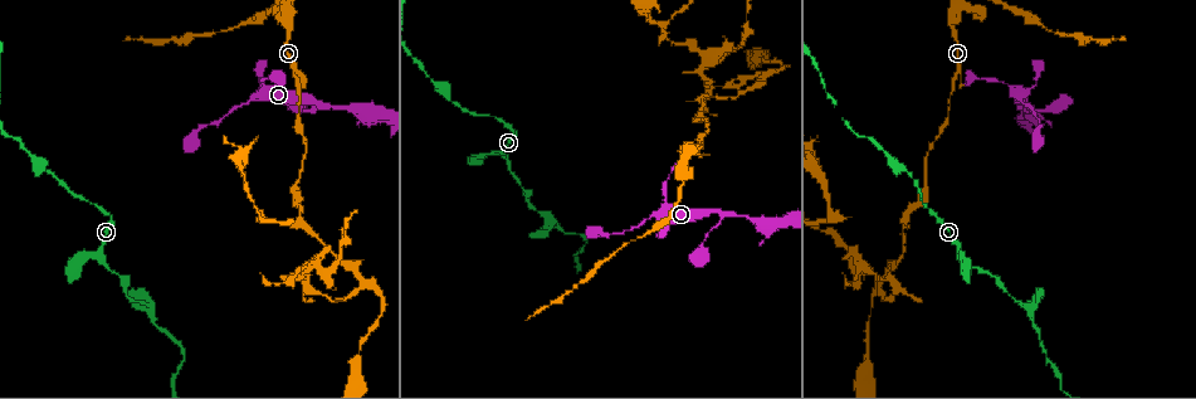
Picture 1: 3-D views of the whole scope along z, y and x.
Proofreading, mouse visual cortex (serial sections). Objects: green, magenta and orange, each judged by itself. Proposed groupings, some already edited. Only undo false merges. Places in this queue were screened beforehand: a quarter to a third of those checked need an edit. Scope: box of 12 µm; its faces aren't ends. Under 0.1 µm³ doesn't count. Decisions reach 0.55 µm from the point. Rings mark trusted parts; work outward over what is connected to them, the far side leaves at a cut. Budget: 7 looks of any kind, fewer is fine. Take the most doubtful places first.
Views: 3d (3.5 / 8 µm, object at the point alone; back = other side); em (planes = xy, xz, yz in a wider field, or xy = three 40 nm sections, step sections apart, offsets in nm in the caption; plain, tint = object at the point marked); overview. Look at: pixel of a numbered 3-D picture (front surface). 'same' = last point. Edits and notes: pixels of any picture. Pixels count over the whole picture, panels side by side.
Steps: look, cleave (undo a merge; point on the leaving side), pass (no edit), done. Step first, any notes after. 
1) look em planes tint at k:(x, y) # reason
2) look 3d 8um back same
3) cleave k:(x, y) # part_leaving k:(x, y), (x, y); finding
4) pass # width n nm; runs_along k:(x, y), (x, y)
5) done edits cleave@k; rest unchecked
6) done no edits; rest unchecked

look 3d 3.5um at 1:(724, 217)

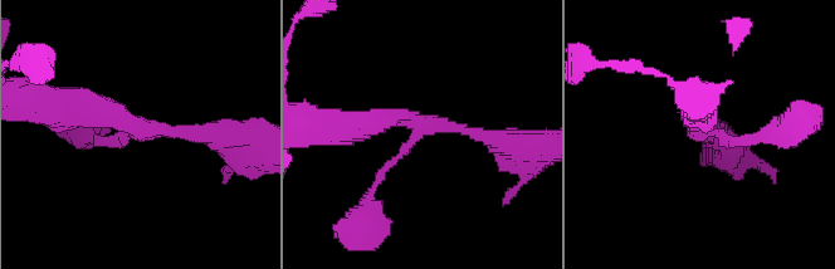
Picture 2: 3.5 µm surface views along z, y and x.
look em xy step 5 tint at 2:(698, 132) # arms 3; arm_widths 150, 200, 350 nm; shape alone is not enough

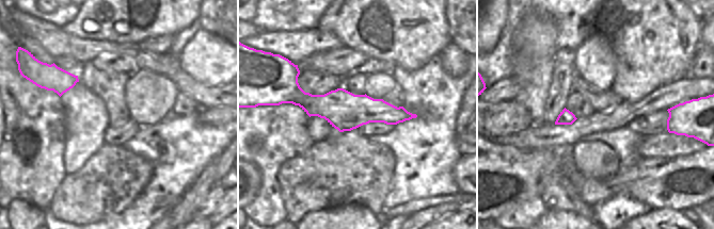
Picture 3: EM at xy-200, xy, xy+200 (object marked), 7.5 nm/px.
look em xy step 1 tint same

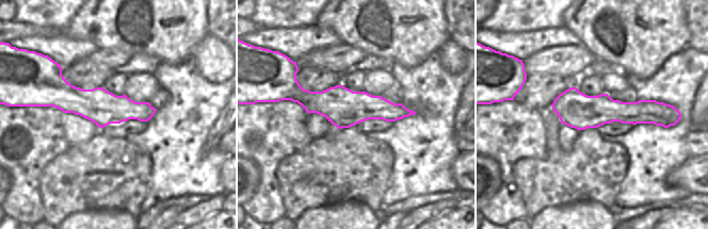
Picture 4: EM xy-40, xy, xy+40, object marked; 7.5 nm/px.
pass # continuous, no second cell

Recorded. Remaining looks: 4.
look 3d 3.5um at 1:(84, 258) # sudden change in width

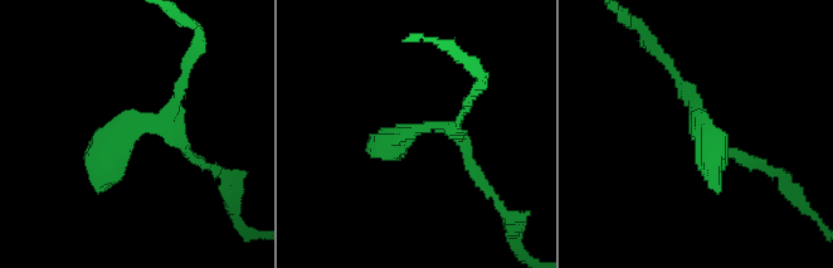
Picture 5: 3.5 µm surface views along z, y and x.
look em xy step 1 tint at 5:(415, 128) # now the EM

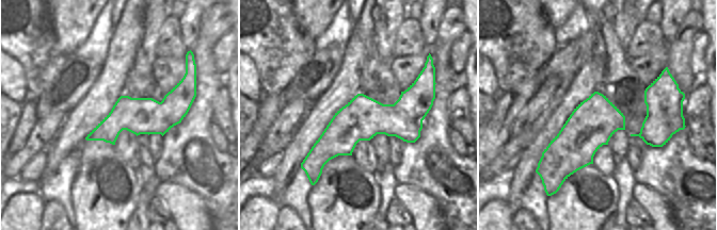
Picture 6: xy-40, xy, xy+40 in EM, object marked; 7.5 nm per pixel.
pass # runs_along 6:(428, 103), (359, 119), (305, 162); all the same cell

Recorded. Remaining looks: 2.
look 3d 8um at 1:(147, 303) # calibre changes

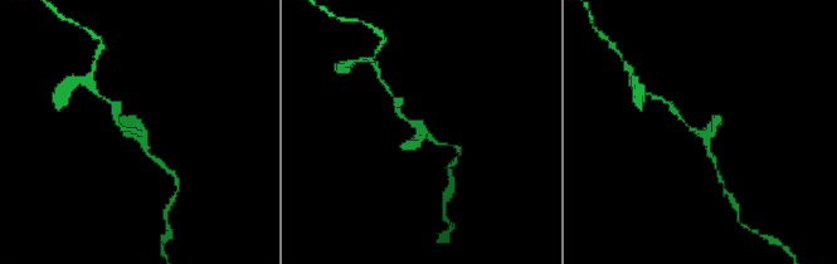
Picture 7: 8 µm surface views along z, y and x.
look em xy step 2 tint at 7:(419, 131) # shape alone is not enough

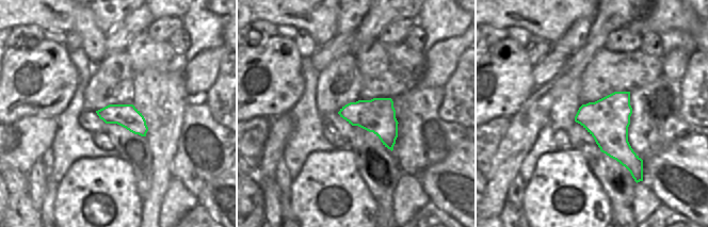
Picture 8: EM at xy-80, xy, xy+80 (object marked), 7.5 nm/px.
pass # runs_along 7:(399, 108), (422, 131), (399, 146); continuous, no second cell

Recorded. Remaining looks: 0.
done no edits; rest unchecked

